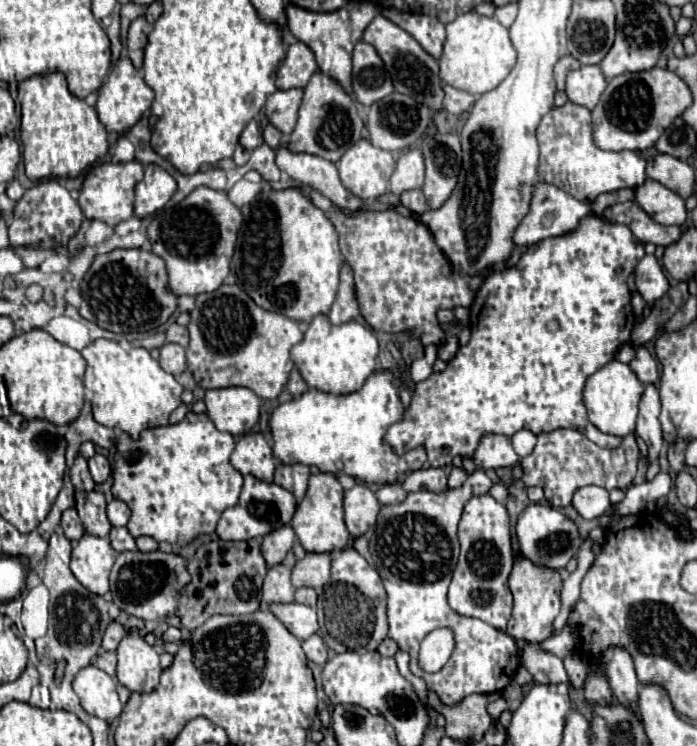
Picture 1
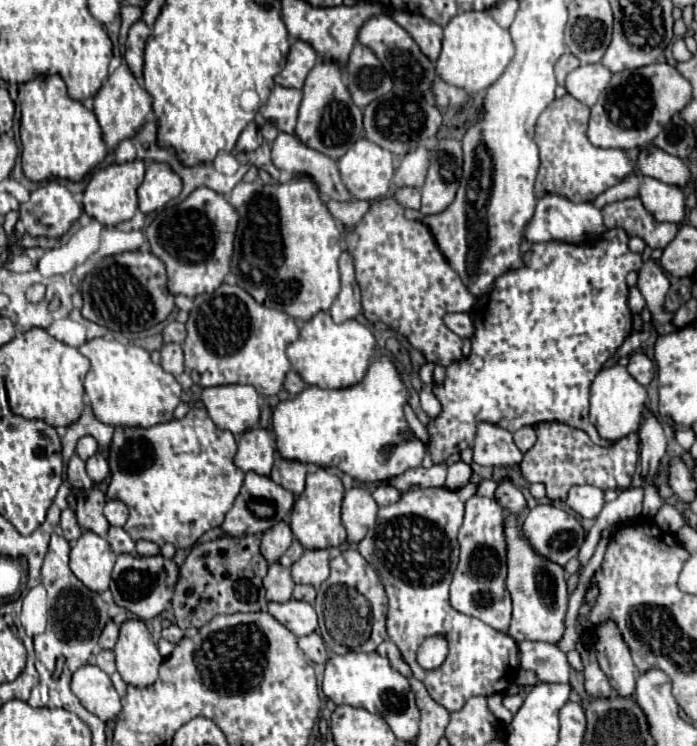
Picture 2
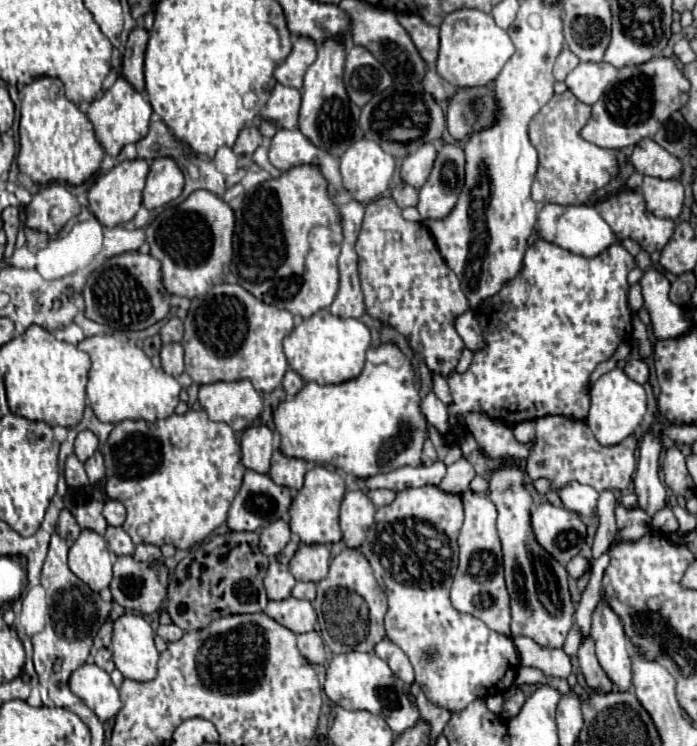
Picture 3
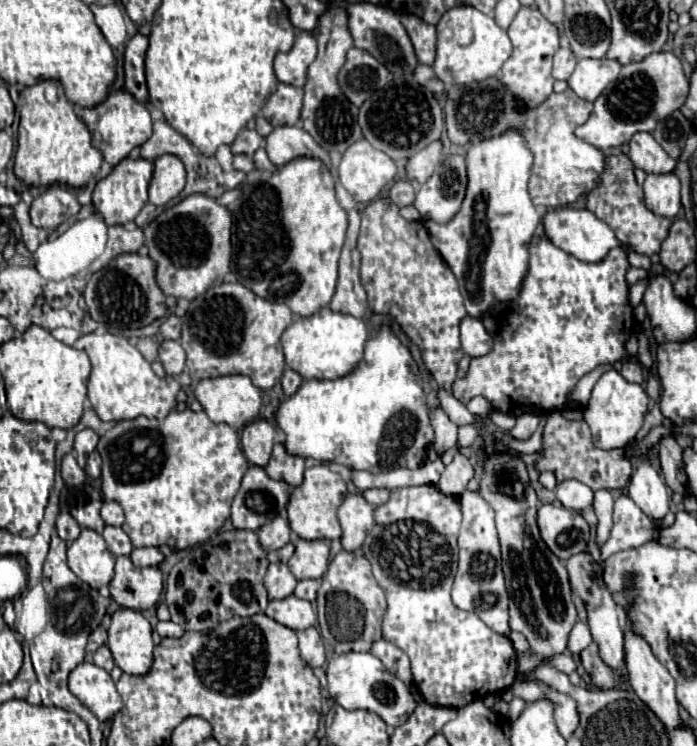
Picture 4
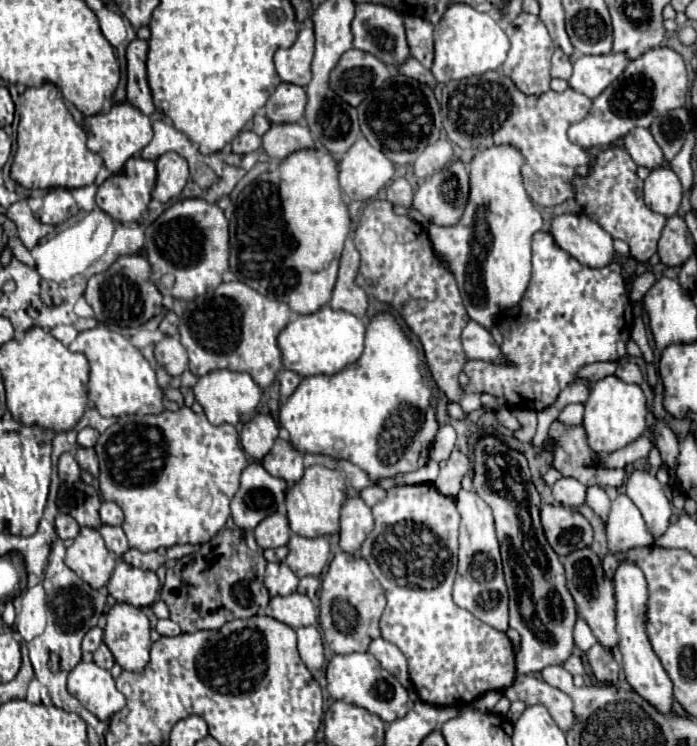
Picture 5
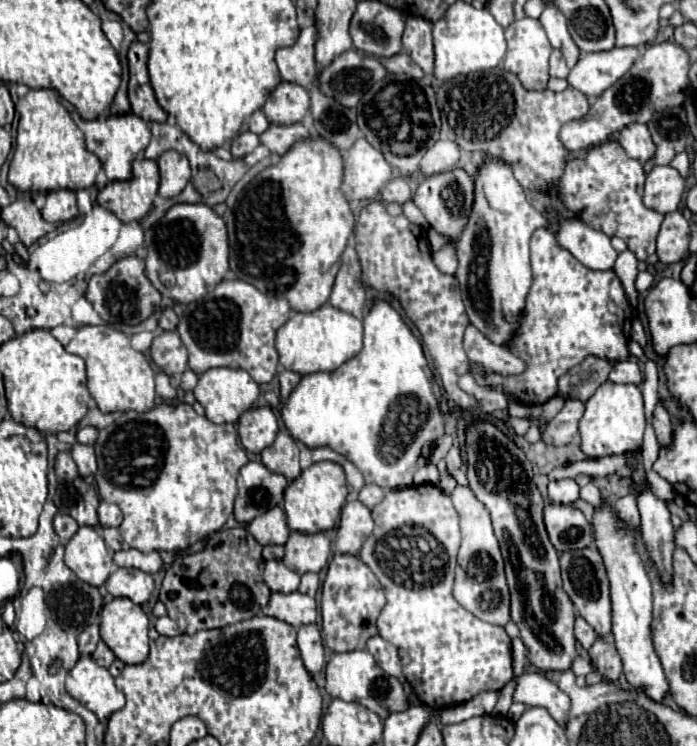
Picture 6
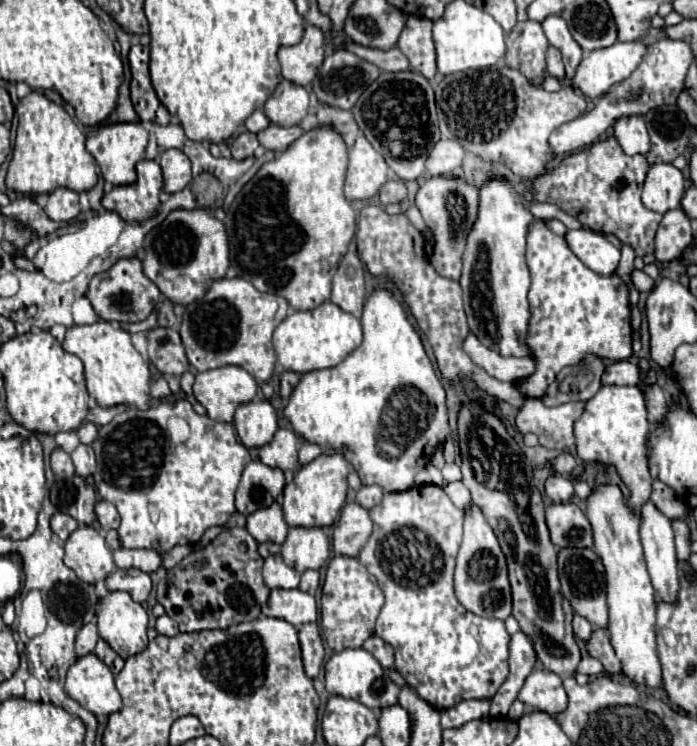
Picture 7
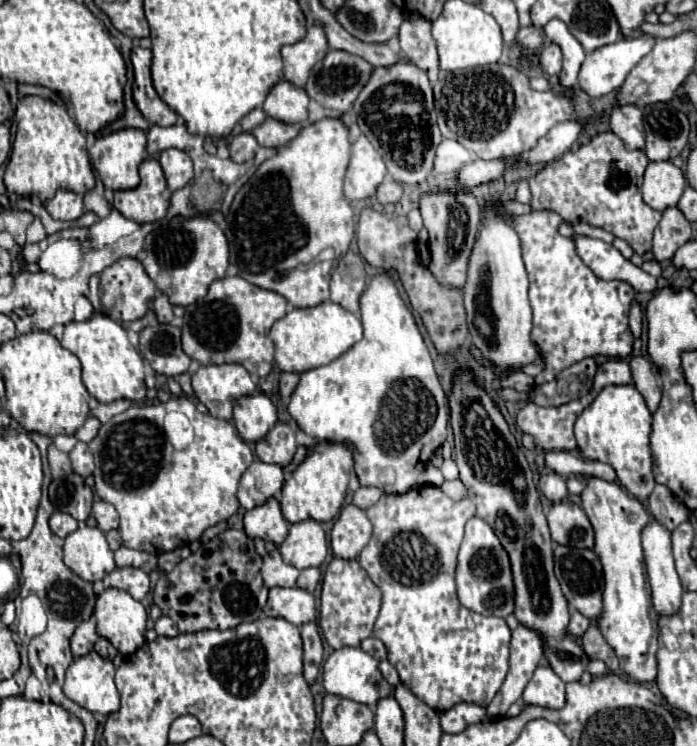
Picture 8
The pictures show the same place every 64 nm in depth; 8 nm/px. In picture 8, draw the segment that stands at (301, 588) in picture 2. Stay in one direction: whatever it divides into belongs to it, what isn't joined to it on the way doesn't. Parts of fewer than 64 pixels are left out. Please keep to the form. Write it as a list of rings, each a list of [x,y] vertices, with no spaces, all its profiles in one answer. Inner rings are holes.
[[[304,568],[304,570],[300,570],[296,586],[302,588],[302,590],[308,590],[308,592],[314,592],[318,580],[320,580],[320,570],[318,568]]]

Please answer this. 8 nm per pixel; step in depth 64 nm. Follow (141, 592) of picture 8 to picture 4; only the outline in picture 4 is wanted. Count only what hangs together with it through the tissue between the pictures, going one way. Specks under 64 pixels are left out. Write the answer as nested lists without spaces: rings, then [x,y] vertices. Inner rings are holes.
[[[128,556],[116,560],[110,596],[124,608],[154,608],[162,594],[162,574],[158,568],[136,568]]]

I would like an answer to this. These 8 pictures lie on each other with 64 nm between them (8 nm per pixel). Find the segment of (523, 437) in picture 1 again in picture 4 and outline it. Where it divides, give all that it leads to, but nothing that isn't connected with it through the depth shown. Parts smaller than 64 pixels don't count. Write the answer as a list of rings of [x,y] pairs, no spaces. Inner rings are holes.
[[[522,414],[518,418],[518,422],[516,422],[516,426],[512,428],[512,436],[516,440],[528,440],[534,434],[534,430],[538,428],[538,422],[540,422],[538,416],[526,416],[526,414]]]

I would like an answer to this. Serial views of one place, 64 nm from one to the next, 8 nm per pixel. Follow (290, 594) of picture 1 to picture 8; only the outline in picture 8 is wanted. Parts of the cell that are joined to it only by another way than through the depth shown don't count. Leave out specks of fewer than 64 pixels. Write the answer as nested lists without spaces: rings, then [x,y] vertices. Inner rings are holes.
[[[272,550],[264,556],[262,578],[268,588],[274,588],[274,586],[290,586],[292,588],[292,586],[296,586],[298,574],[300,574],[300,570],[286,564],[278,550]]]

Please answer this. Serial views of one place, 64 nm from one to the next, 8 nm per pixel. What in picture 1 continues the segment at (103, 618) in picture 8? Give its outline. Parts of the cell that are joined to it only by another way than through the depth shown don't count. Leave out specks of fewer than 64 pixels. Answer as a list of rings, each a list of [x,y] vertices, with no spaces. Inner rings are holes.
[[[132,628],[118,644],[118,680],[134,692],[152,692],[158,686],[162,672],[158,652]]]

